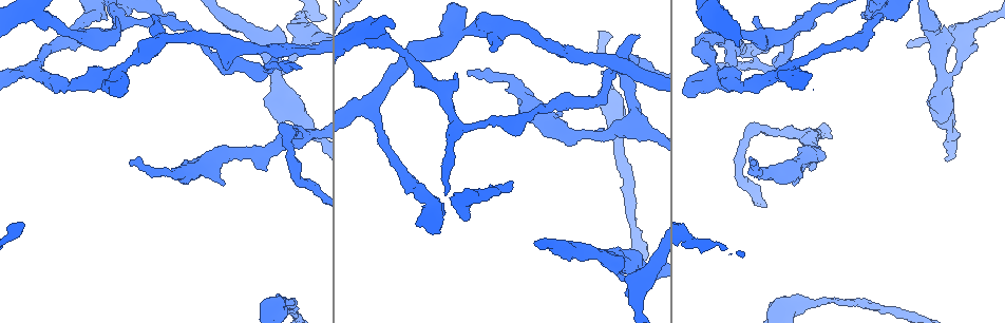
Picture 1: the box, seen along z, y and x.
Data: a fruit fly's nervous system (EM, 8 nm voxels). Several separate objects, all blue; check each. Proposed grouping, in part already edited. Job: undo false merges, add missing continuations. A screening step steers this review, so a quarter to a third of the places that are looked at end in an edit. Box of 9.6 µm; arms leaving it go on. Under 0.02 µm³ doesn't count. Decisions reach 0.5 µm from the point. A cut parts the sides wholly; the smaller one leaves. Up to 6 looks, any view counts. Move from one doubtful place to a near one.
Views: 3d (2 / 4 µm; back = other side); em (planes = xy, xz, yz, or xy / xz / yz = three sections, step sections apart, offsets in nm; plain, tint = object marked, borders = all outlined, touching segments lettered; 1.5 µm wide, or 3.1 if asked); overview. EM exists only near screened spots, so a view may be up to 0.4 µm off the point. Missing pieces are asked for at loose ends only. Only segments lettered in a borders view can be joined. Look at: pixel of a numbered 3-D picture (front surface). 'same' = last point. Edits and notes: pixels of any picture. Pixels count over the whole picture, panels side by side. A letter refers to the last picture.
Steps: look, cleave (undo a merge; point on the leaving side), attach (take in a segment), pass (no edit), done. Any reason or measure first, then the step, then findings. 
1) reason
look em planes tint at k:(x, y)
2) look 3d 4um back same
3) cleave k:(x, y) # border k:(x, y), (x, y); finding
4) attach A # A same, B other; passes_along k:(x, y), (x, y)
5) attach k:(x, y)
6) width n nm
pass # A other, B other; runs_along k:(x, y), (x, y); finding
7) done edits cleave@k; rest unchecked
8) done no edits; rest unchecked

branch stops here
look 3d 4um at 1:(863, 13)

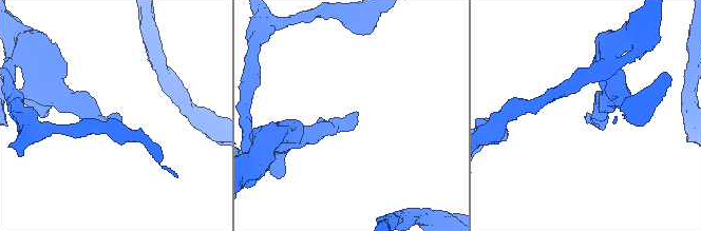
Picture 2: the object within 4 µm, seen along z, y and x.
shape alone is not enough
look em xy step 8 tint at 2:(114, 113)

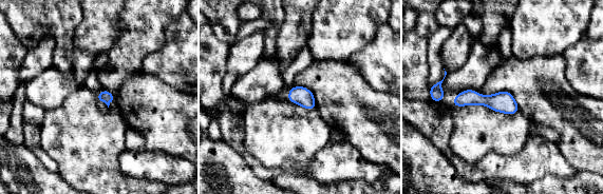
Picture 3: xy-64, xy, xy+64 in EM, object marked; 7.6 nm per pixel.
another direction
look em xz step 4 borders same

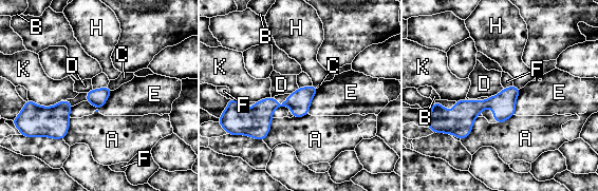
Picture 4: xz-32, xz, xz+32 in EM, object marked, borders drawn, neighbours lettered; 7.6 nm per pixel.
pass # A other, B other, C other, D other, E other, F other, H other, K other; runs_along 4:(314, 89), (295, 102), (240, 112); none of them fits

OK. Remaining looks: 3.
branch stops here
look 3d 2um at 1:(117, 18)

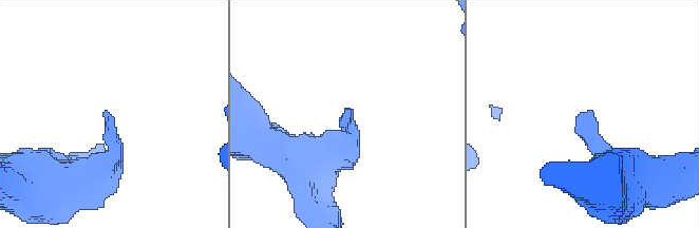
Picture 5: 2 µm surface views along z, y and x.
need the tissue
look em planes borders at 5:(580, 115)

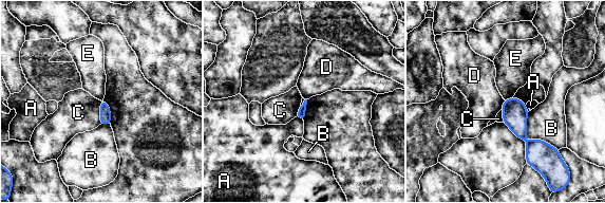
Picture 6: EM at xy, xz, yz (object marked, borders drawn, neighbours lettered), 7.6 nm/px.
longest_contact B 480 nm
pass # A other, B other, C other, D other, E other; border 6:(99, 100), (100, 124); none of them fits

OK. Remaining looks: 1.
done no edits; rest unchecked

